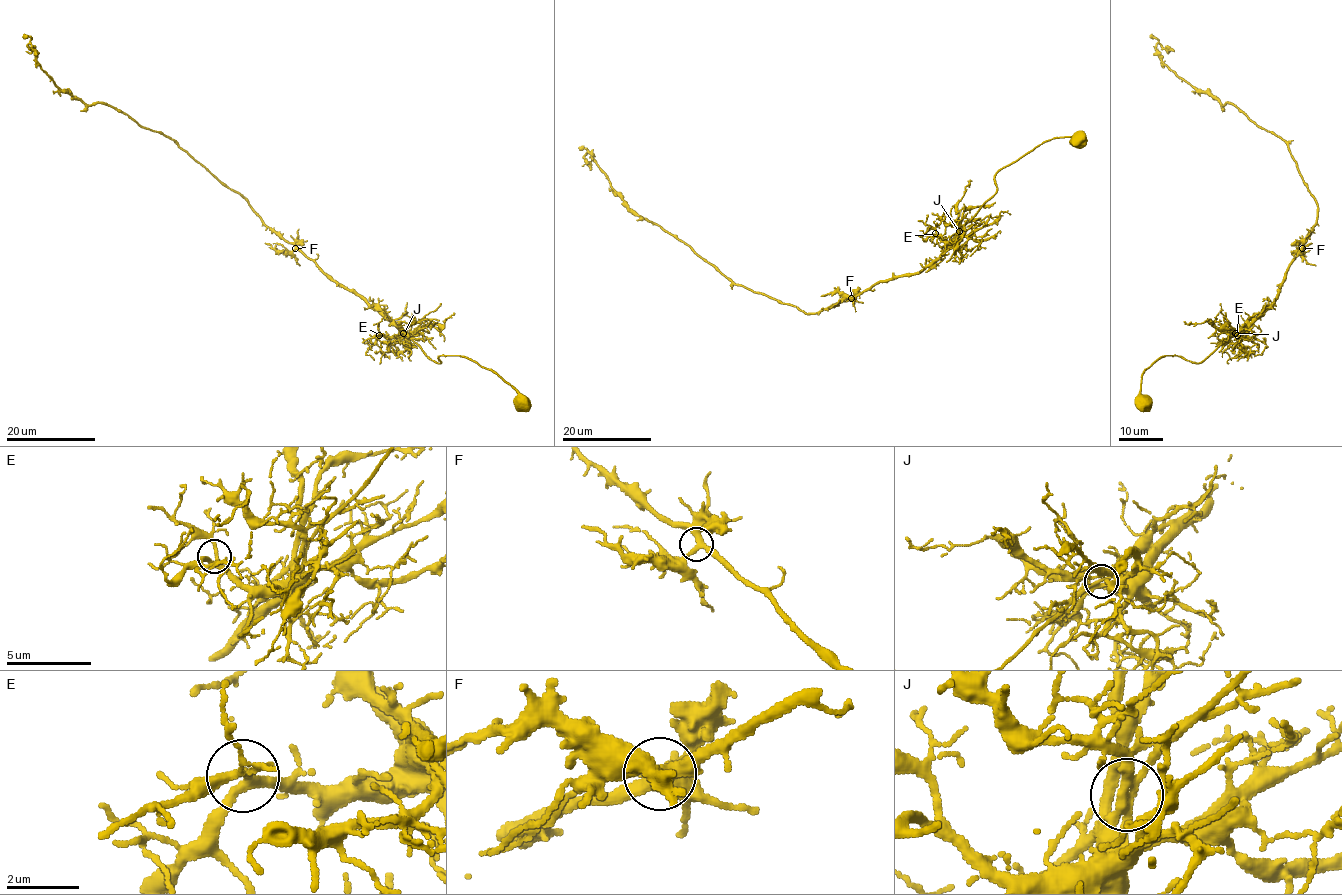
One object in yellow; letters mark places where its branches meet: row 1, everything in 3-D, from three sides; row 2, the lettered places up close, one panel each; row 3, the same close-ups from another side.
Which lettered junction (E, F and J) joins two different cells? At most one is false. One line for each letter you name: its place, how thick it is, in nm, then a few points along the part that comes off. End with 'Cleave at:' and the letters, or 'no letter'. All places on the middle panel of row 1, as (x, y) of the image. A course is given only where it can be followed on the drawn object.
Cleave at: no letter

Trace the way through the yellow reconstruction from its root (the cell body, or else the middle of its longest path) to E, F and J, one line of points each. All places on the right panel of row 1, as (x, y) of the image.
E: (1144, 406), (1142, 375), (1154, 361), (1164, 356), (1179, 356), (1201, 362), (1233, 334), (1245, 336), (1237, 335)
F: (1144, 406), (1141, 380), (1147, 368), (1164, 356), (1203, 361), (1276, 299), (1284, 272), (1302, 248)
J: (1144, 406), (1142, 375), (1154, 361), (1164, 356), (1179, 356), (1201, 362), (1235, 332)

